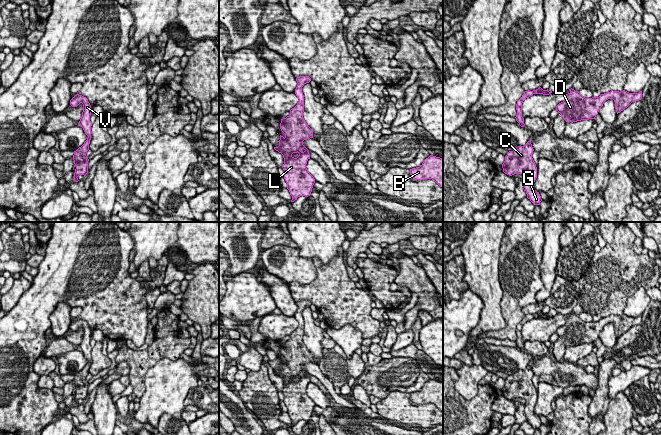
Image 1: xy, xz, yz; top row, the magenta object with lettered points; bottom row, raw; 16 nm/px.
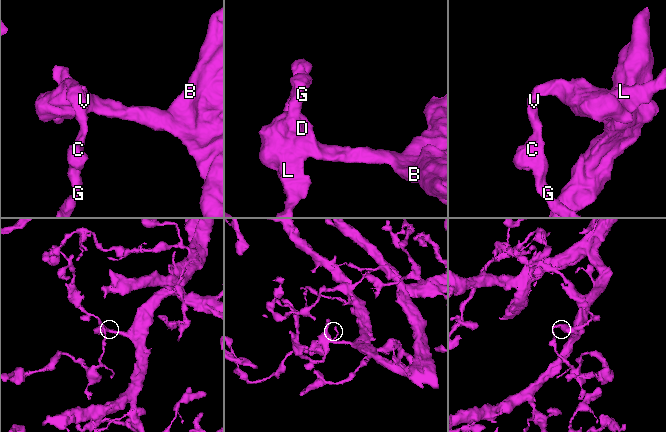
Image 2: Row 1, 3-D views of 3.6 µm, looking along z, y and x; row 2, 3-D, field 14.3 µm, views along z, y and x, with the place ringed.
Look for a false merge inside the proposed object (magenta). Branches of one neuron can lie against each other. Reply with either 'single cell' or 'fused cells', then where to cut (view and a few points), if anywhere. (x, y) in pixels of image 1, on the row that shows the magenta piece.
single cell; cut none

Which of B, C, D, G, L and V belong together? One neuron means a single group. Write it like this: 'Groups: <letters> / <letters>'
Groups: B C D G L V

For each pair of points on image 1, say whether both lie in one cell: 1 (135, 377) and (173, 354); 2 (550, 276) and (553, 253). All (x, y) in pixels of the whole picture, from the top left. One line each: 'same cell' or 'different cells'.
1: same cell
2: same cell

